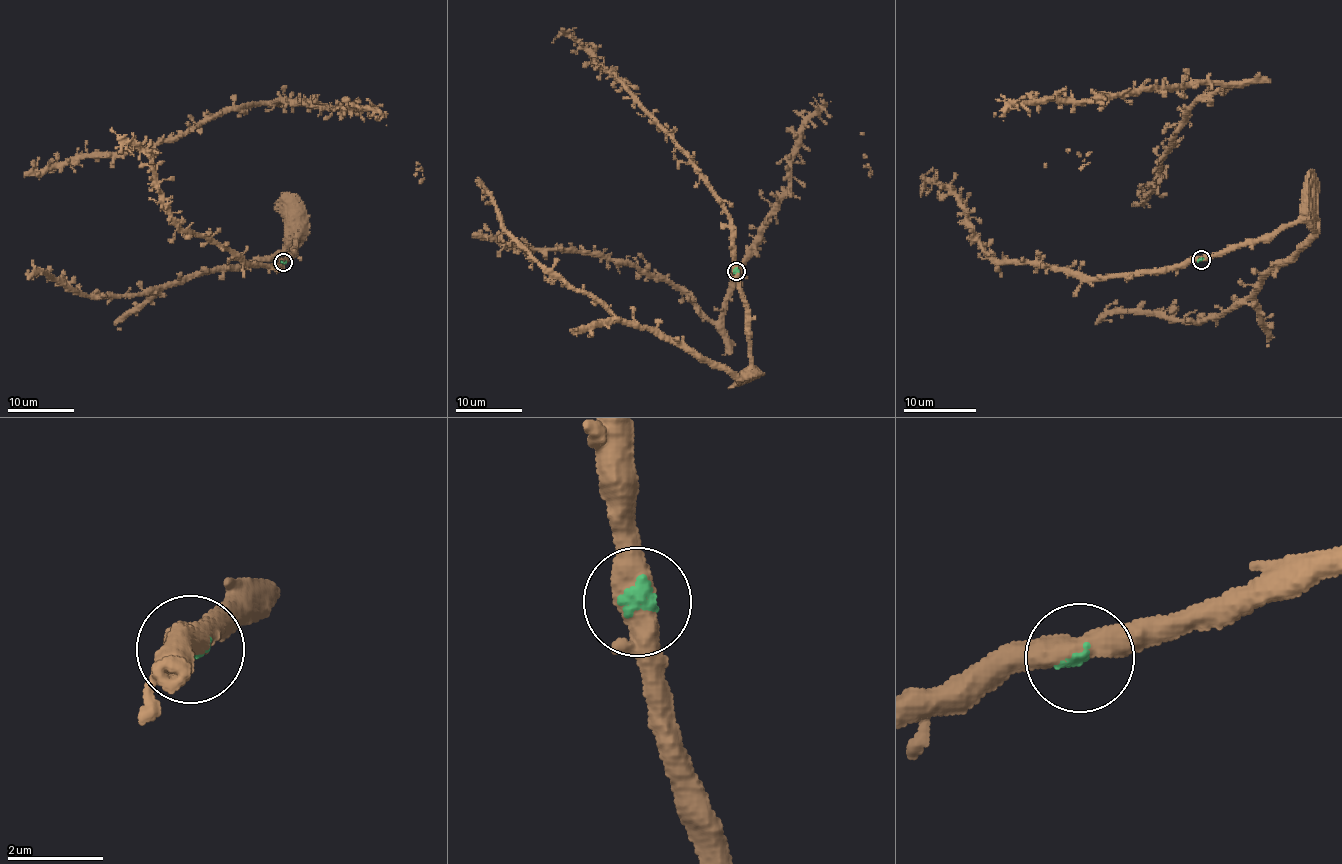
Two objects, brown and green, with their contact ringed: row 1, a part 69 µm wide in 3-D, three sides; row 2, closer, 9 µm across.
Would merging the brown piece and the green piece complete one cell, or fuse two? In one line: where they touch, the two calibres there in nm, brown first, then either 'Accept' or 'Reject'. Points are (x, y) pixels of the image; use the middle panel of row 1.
Place: (736, 271). Thickness 440 nm (brown) against 140 nm. Accept

